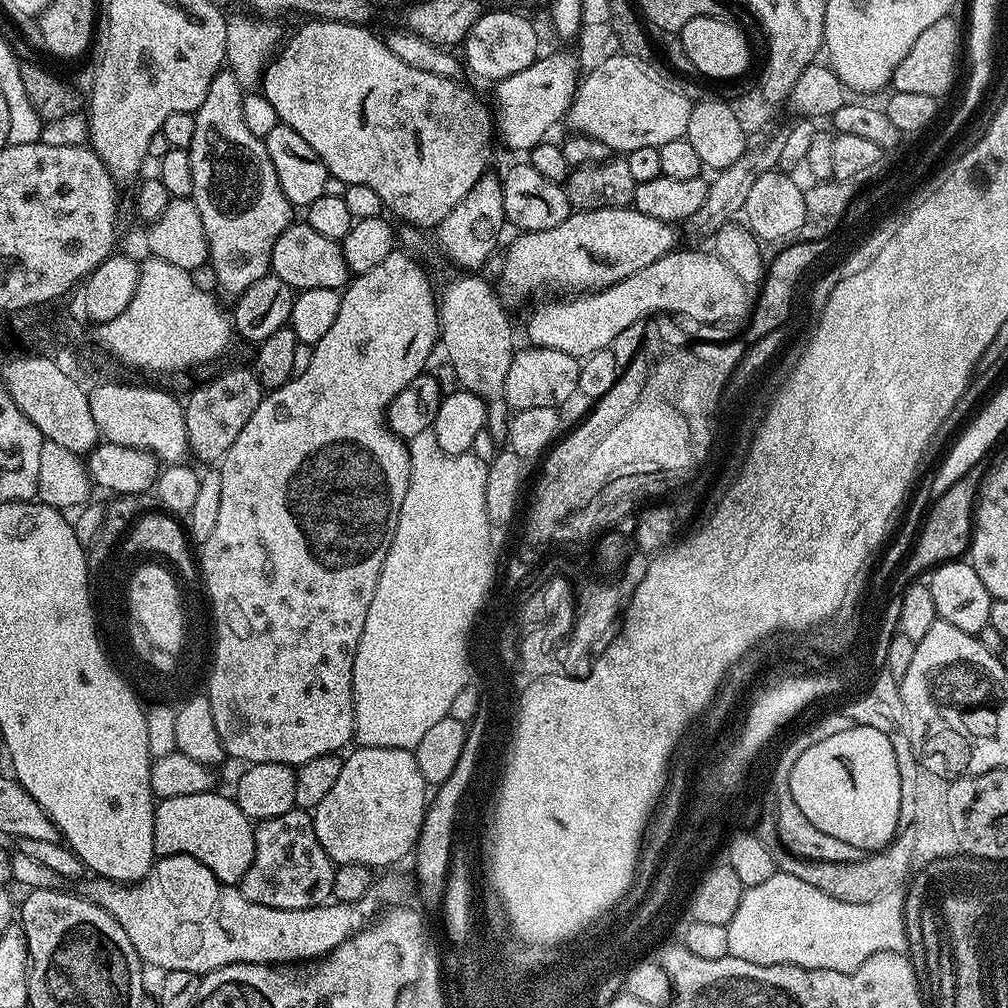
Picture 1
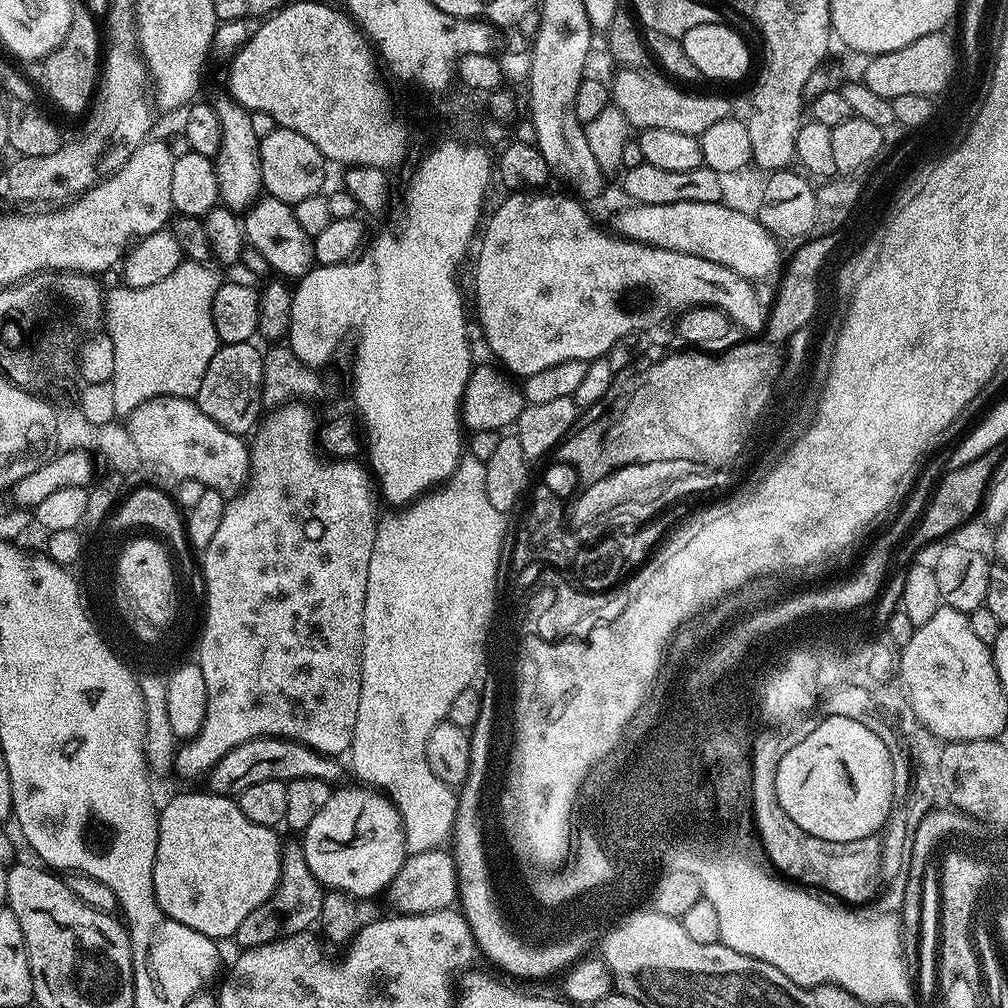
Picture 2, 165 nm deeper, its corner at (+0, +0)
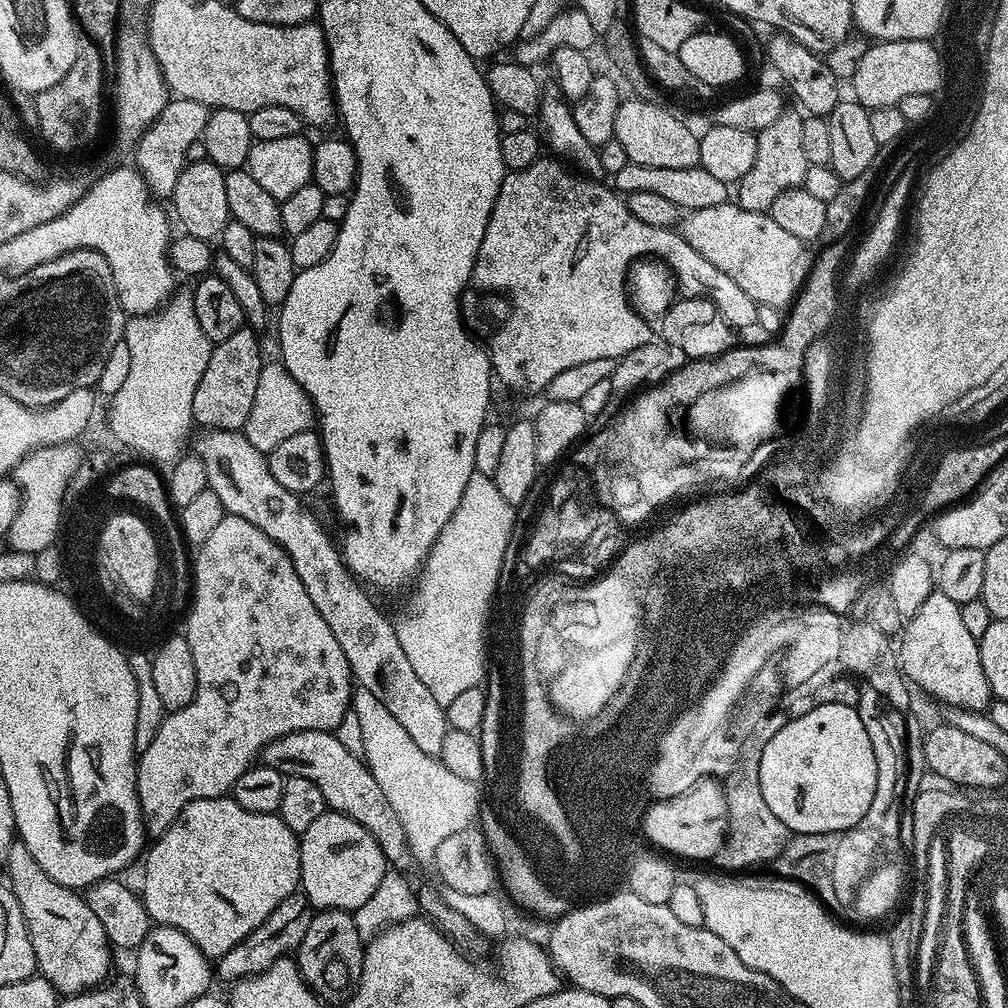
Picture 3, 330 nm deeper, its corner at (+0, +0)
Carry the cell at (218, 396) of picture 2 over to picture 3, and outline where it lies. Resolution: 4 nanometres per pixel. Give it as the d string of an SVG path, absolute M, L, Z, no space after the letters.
M245 326L230 334L226 342L215 345L210 354L210 362L206 362L206 371L202 373L202 382L198 382L198 390L194 390L194 406L192 419L204 430L217 432L238 432L243 429L254 404L254 392L257 389L260 369L266 363L265 357L260 357L260 344L256 341L257 333Z

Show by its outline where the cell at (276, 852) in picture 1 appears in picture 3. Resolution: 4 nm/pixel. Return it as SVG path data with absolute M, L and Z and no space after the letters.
M303 894L288 896L238 946L234 946L227 954L219 957L214 964L214 972L217 977L220 976L227 982L245 980L248 976L257 976L260 972L265 972L274 962L291 957L296 949L300 947L302 938L306 938L306 930L310 927L314 915L314 909L309 904L308 899Z

